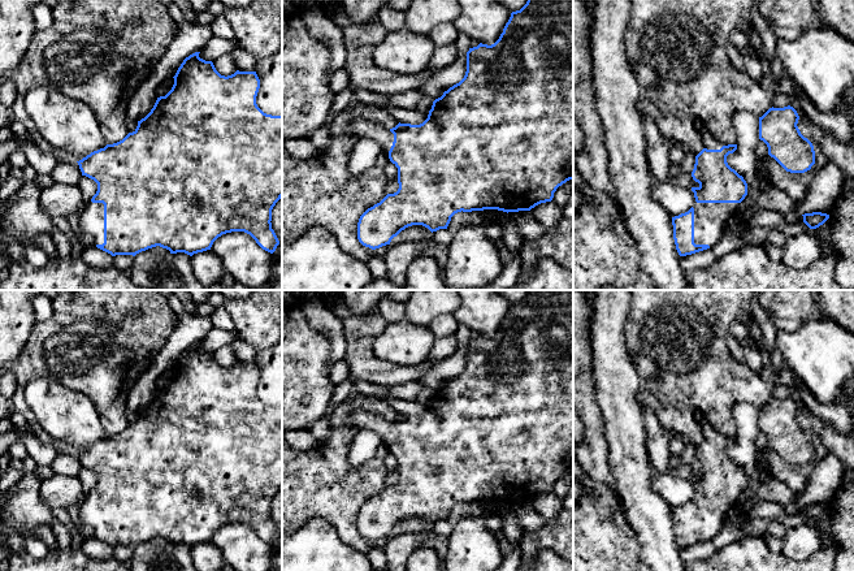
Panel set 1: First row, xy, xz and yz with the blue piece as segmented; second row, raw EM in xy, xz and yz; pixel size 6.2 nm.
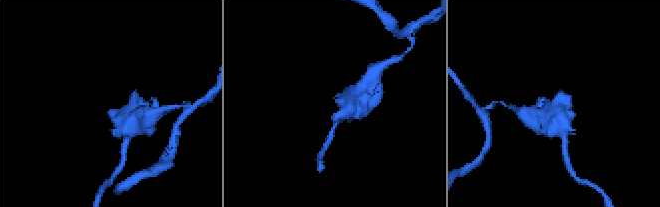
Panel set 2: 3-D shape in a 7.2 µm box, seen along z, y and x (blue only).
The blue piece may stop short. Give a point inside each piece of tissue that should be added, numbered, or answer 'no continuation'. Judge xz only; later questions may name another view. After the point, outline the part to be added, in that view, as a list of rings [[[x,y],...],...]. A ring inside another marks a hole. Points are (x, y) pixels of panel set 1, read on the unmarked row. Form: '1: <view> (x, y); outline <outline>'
1: xz (362, 419); outline [[[367,410],[352,411],[348,416],[348,427],[355,427],[356,429],[369,429],[378,433],[385,442],[390,442],[394,425],[390,420]]]

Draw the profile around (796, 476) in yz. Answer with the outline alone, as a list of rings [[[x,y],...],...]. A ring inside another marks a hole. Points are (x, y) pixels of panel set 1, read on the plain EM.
[[[799,410],[797,418],[801,425],[807,429],[814,437],[815,455],[811,458],[811,460],[805,464],[790,464],[786,463],[771,447],[768,447],[766,453],[759,455],[759,460],[767,464],[770,475],[790,488],[797,496],[801,496],[806,492],[809,476],[812,468],[822,458],[828,454],[827,449],[819,440],[828,423],[816,416],[810,410]]]

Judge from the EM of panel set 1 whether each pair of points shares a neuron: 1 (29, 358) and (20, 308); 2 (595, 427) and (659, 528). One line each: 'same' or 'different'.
1: different
2: different

